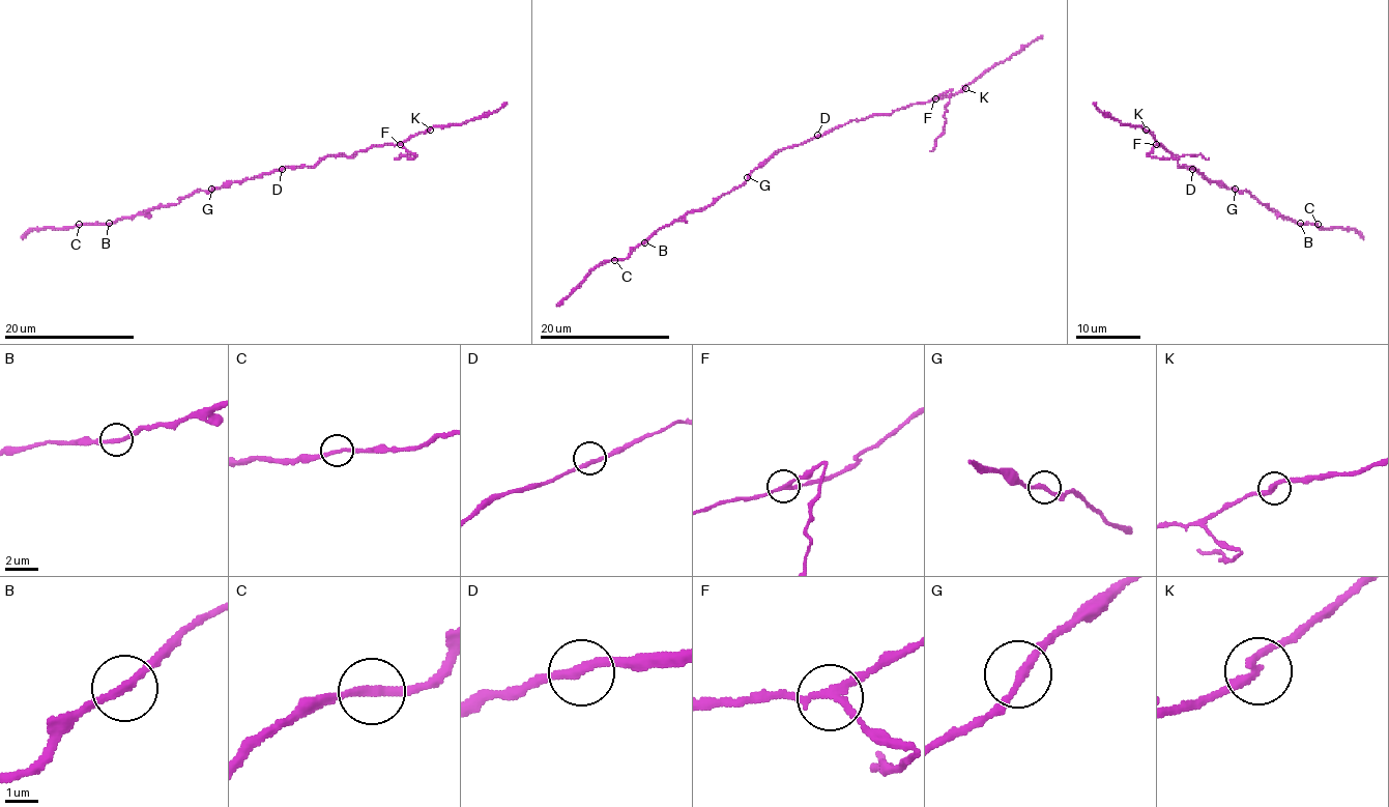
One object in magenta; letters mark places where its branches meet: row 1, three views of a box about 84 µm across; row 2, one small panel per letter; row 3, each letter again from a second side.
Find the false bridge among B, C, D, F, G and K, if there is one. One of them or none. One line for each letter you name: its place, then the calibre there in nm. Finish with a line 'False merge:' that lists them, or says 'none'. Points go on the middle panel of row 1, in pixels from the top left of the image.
F: (935, 98) | 200 nm
False merge: F

